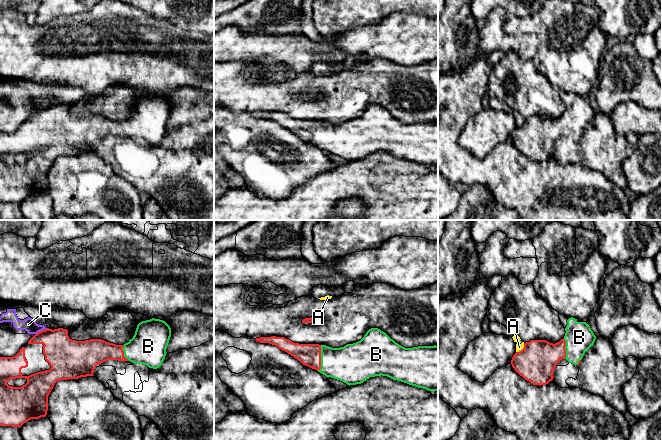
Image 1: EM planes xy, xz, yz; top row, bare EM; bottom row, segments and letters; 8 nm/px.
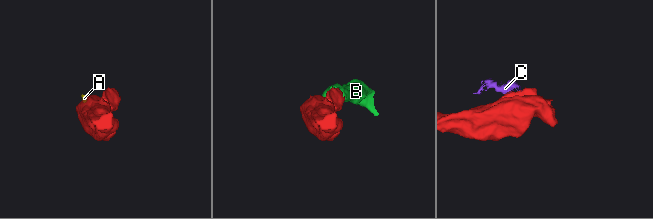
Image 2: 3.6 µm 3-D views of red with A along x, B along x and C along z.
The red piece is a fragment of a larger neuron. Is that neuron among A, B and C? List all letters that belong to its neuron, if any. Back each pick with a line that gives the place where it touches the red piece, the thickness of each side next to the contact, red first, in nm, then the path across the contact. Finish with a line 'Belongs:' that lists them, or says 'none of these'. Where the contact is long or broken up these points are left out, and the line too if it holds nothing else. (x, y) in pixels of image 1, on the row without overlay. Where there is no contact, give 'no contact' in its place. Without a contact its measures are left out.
B: xz (320, 134) | 180/300 nm
Belongs: B

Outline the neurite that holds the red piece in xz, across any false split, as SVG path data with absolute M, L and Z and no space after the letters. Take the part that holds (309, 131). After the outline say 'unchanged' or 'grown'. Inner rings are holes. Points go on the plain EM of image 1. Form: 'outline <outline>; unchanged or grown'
outline M378 104L369 105L360 117L340 124L299 120L276 112L255 116L275 121L303 141L349 162L382 151L438 167L438 122L405 124Z; grown

